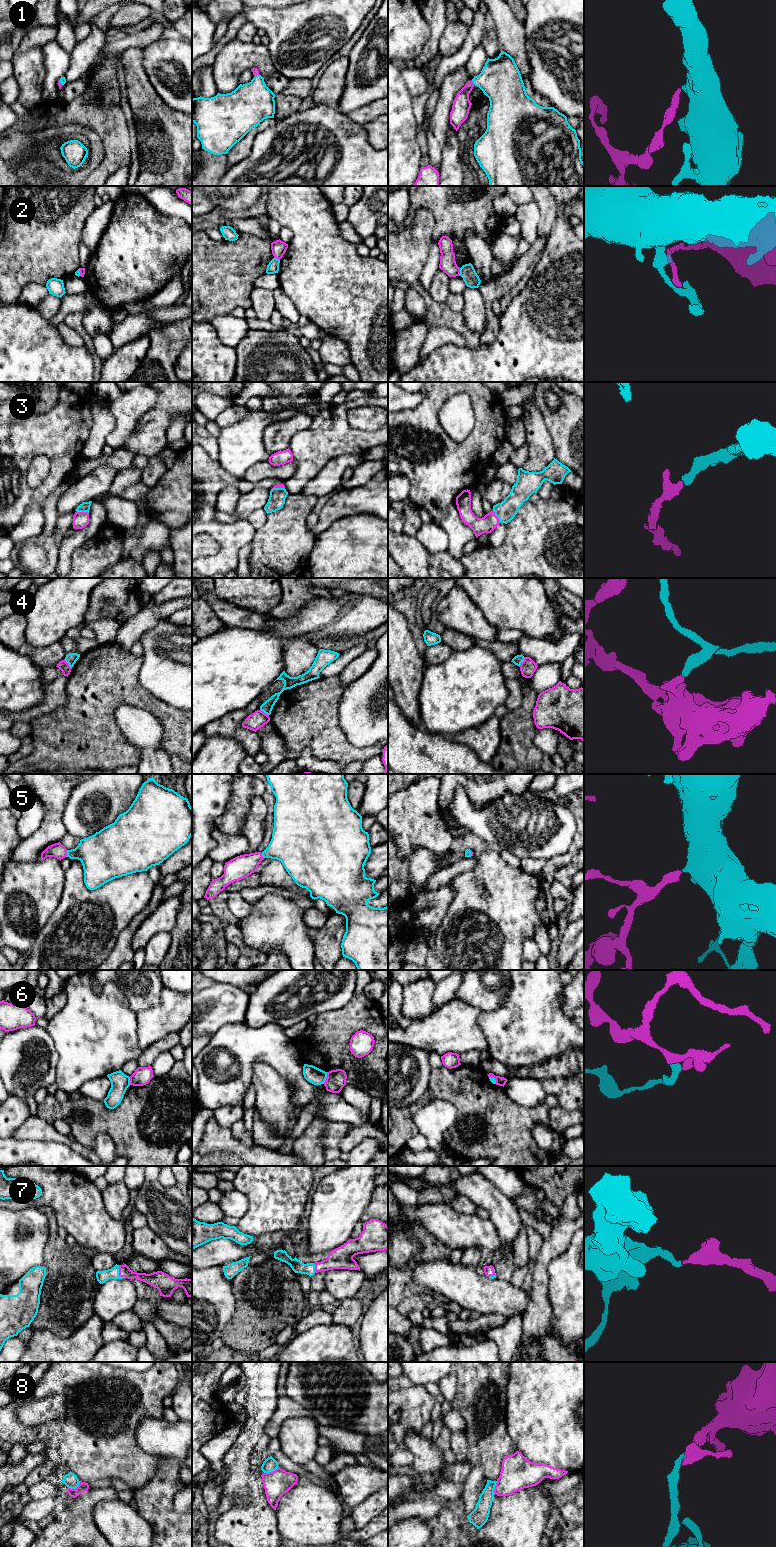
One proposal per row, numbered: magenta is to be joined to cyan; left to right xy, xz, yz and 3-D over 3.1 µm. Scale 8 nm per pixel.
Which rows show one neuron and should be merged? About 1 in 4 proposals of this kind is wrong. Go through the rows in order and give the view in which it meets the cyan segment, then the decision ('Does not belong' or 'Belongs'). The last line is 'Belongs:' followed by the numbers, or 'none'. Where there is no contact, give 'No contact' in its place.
1: Touches cyan in yz. Belongs
2: Touches cyan in yz. Does not belong
3: Touches cyan in xy. Belongs
4: Touches cyan in yz. Does not belong
5: Touches cyan in xy. Belongs
6: Touches cyan in xz. Does not belong
7: Touches cyan in xy. Belongs
8: Touches cyan in xy. Does not belong
Belongs: 1, 3, 5, 7

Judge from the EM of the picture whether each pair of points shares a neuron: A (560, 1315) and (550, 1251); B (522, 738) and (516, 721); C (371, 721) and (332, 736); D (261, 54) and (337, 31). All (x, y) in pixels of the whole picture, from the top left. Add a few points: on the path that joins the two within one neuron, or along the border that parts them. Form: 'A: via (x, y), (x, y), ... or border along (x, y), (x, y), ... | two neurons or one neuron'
A: border along (568, 1244), (568, 1247), (550, 1263), (548, 1284) | two neurons
B: via (518, 734), (517, 725) | one neuron
C: border along (338, 709), (338, 723), (345, 737), (362, 747) | two neurons
D: border along (266, 46), (271, 64), (275, 70) | two neurons

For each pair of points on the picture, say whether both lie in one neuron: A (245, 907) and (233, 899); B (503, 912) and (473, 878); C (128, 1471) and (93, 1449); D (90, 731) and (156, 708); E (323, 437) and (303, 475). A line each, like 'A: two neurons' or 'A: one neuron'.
A: one neuron
B: one neuron
C: one neuron
D: one neuron
E: one neuron

